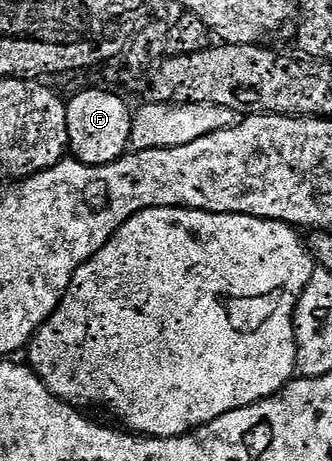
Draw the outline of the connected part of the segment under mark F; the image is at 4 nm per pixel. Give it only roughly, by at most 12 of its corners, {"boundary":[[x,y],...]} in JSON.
{"boundary":[[113,92],[68,97],[67,134],[83,164],[126,155],[134,113]]}

